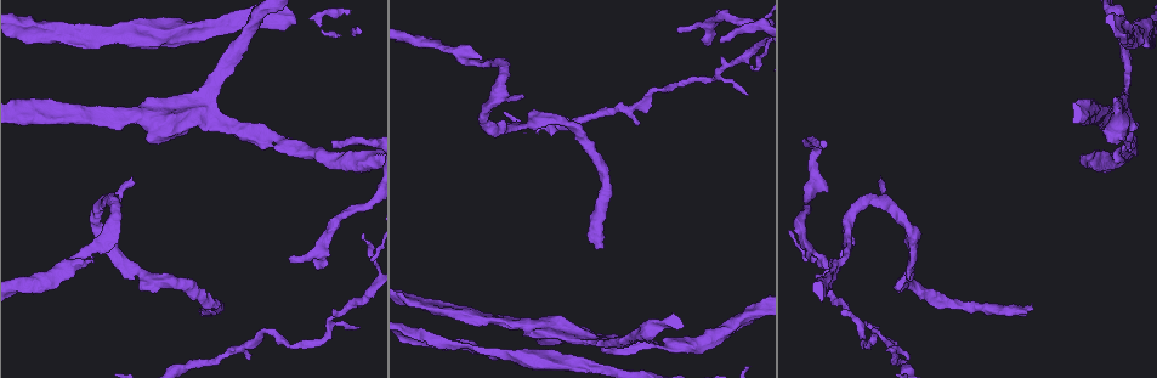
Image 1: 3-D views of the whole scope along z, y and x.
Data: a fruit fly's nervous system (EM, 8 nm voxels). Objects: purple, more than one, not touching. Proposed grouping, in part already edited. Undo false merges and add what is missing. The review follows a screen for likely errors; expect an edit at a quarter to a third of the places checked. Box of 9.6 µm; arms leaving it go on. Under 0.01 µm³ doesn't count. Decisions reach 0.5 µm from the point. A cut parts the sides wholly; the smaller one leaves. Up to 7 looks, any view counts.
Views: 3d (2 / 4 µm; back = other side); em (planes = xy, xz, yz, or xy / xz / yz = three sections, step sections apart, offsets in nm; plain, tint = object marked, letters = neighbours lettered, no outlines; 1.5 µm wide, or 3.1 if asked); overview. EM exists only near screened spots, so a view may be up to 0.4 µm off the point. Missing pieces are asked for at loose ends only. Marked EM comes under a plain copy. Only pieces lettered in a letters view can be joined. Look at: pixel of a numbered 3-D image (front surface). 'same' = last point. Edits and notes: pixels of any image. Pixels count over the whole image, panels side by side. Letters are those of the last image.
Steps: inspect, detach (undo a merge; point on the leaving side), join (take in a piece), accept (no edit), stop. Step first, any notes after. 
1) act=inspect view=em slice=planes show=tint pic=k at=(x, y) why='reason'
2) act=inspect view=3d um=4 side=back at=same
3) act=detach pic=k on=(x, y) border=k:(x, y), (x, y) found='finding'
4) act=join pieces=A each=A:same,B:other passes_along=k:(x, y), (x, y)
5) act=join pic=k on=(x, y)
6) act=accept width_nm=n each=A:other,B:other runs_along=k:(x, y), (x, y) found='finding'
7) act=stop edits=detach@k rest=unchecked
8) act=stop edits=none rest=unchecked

act=inspect view=3d um=2 pic=1 at=(884, 181)

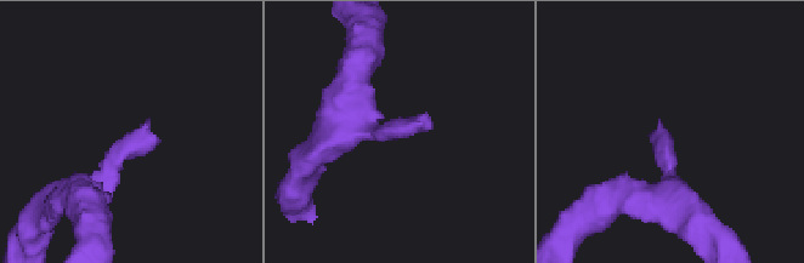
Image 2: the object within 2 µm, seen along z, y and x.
act=inspect view=em slice=yz step=4 show=letters pic=2 at=(156, 137) why='need the tissue'

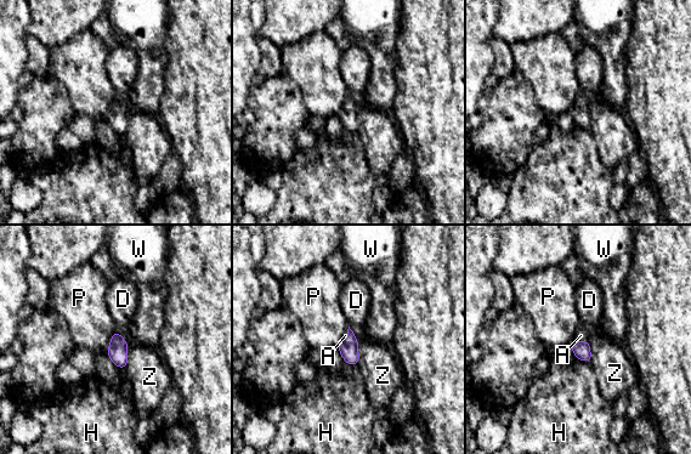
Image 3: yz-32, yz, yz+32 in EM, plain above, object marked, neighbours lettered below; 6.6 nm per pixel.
act=join pieces=A longest_contact=Z:190nm each=A:same,D:other,H:other,P:other,W:other,Z:other passes_along=3:(581, 348), (582, 341), (581, 335) found='it goes on there'

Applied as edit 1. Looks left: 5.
act=inspect view=overview

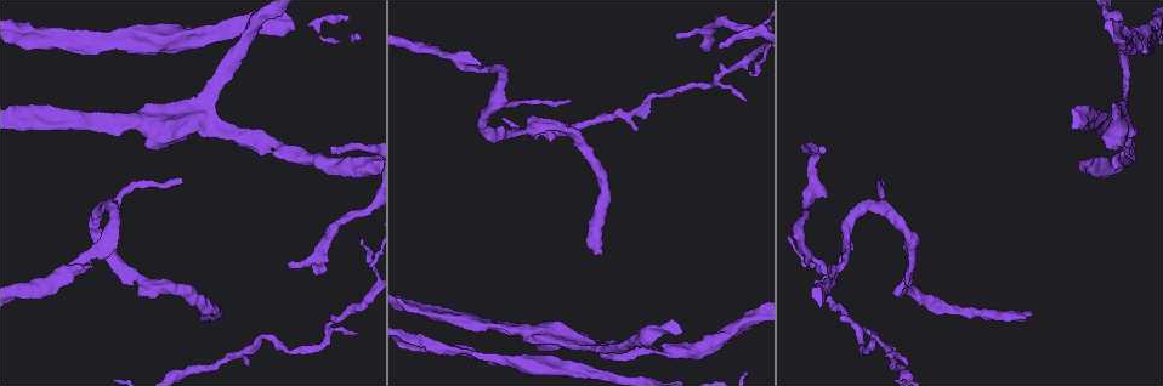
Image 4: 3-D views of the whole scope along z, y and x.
act=inspect view=em um=3.1 slice=planes show=letters pic=4 at=(127, 122)

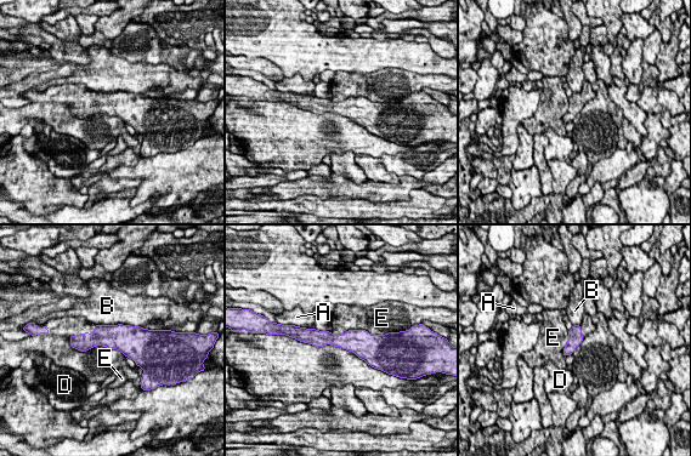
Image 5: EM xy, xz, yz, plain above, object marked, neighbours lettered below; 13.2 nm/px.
act=accept width_nm=190 each=A:other,B:other,D:other,E:other runs_along=5:(306, 340), (330, 338), (377, 342) found='one cell here'

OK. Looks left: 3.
act=inspect view=em slice=planes show=tint pic=4 at=(678, 38) why='an open end'

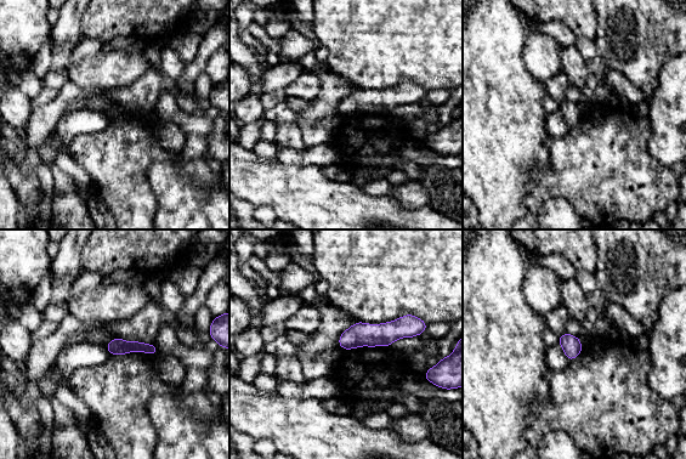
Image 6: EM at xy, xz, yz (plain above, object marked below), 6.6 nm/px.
act=inspect view=em slice=planes show=letters at=same

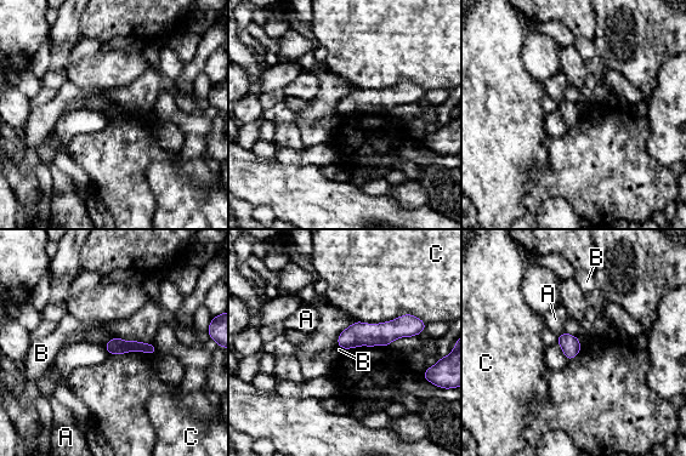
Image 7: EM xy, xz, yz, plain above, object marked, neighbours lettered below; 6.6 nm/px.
act=accept each=A:other,B:other,C:other runs_along=7:(415, 328), (357, 334), (340, 341) found='none of them fits'

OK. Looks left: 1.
act=stop edits=join@3 rest=unchecked

